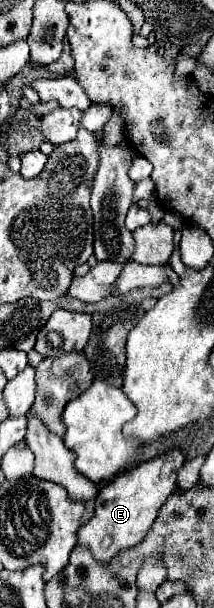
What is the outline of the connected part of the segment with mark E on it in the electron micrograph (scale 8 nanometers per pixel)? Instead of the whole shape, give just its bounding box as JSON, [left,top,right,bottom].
[79,447,185,561]

